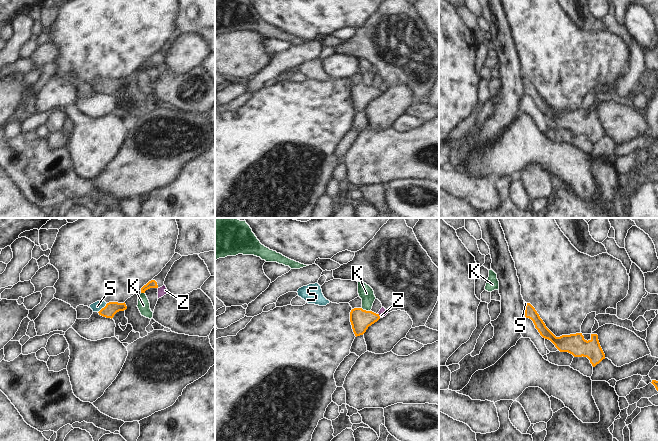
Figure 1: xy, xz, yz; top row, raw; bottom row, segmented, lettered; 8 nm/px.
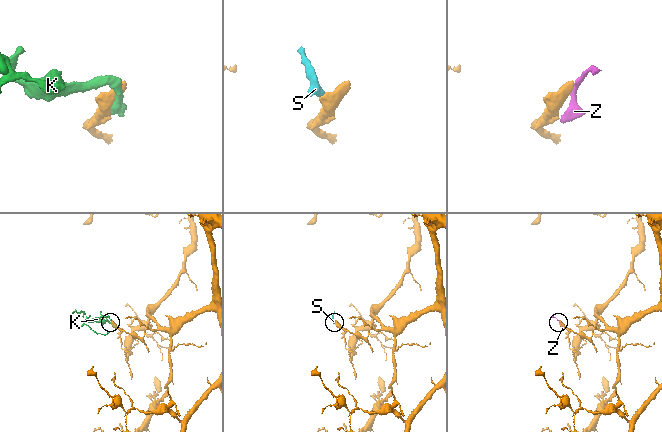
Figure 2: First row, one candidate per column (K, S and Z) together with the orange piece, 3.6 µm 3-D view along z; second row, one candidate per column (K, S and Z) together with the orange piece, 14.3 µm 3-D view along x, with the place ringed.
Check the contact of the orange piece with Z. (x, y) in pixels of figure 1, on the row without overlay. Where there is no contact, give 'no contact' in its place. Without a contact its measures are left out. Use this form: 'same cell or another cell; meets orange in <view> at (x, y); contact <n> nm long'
another cell; meets orange in xz at (378, 91); contact 40 nm long

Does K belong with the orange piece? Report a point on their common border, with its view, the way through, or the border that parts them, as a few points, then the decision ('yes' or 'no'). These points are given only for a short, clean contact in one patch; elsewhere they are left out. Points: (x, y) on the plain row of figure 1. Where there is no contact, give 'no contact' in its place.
xz (365, 86) | along xz (361, 84), (370, 87) | no

